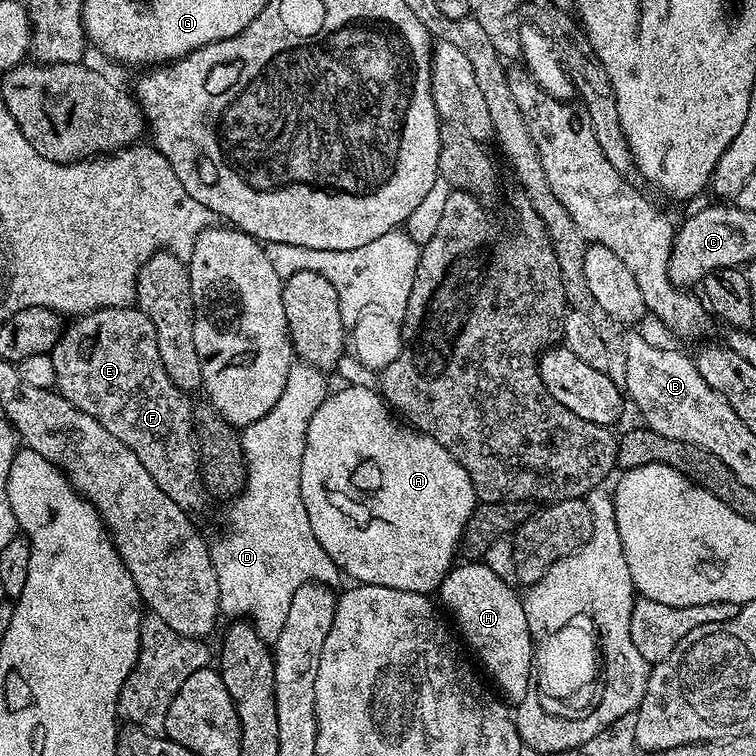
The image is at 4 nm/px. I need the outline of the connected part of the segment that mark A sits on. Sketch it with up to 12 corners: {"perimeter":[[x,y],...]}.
{"perimeter":[[376,388],[302,454],[310,530],[356,584],[432,594],[478,497]]}

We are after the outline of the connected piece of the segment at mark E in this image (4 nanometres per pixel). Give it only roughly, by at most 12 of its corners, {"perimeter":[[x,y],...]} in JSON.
{"perimeter":[[95,308],[50,353],[56,388],[128,440],[136,384],[170,382],[154,322]]}

